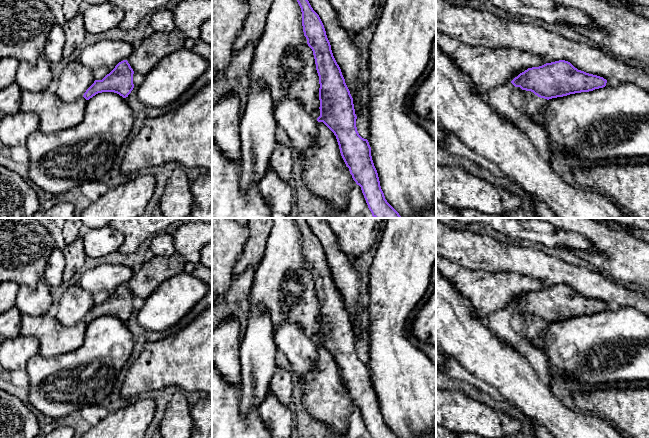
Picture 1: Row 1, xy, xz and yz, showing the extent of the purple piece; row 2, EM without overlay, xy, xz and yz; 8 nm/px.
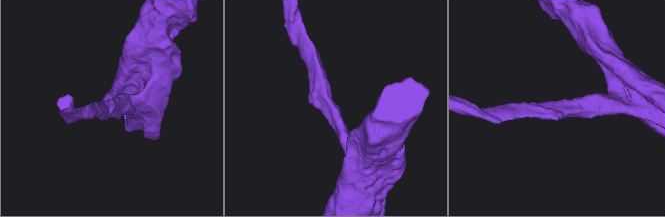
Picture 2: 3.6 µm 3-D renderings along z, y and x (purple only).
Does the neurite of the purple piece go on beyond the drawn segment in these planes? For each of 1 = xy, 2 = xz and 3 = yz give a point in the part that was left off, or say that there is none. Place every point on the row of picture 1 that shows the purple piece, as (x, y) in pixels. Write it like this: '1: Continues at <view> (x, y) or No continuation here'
1: No continuation here
2: No continuation here
3: No continuation here

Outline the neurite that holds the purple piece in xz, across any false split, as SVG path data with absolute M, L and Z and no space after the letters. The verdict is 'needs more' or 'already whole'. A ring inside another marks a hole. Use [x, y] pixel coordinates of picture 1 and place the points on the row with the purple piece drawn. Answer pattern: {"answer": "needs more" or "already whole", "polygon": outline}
{"answer": "already whole", "polygon": "M297 0L302 12L302 26L308 46L312 49L316 70L319 76L320 116L318 122L323 122L336 136L341 156L349 168L350 174L357 185L361 187L369 210L374 218L401 218L399 213L387 202L380 186L377 170L374 166L371 147L367 139L362 138L356 127L353 98L345 83L341 69L337 64L324 25L319 15L313 10L308 0Z"}

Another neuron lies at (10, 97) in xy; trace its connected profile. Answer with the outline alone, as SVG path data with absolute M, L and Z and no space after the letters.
M12 83L0 90L0 112L3 114L15 114L19 112L21 104L21 89Z

